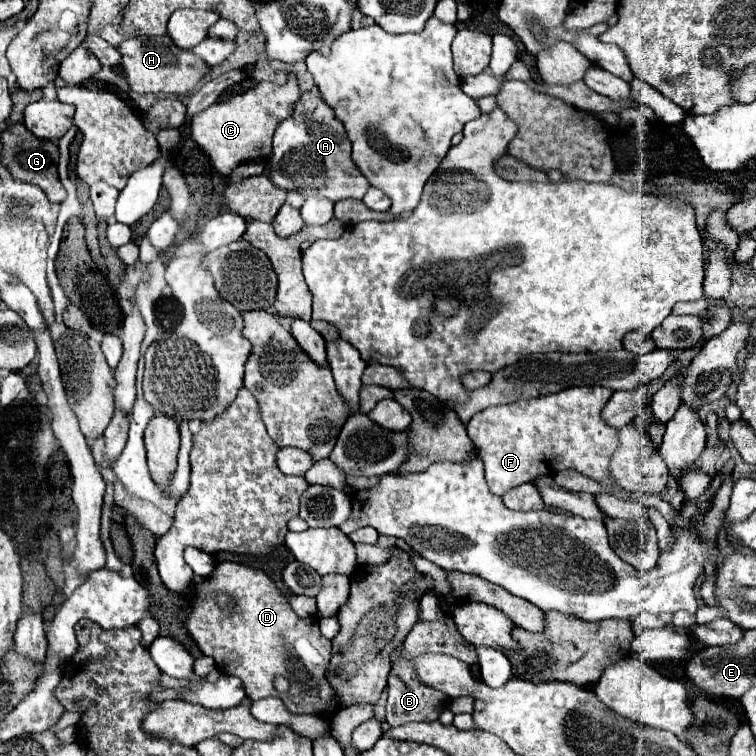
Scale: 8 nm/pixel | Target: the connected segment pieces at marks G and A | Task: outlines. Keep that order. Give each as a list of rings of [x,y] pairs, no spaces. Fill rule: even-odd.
[[[18,122],[18,124],[8,124],[4,128],[2,144],[4,144],[2,162],[6,164],[6,168],[10,168],[10,174],[16,180],[42,186],[46,196],[52,202],[62,202],[66,198],[66,190],[58,178],[58,146],[54,142],[36,138],[32,132],[26,130],[26,126],[22,122]]]
[[[304,92],[294,112],[274,132],[274,150],[270,156],[268,178],[282,190],[296,190],[308,196],[324,196],[332,202],[342,198],[362,198],[370,188],[350,158],[352,144],[344,124],[334,116],[334,110],[314,92]]]

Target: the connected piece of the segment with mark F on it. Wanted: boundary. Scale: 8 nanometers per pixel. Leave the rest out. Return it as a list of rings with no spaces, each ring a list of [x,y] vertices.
[[[574,386],[556,394],[522,398],[506,406],[492,406],[484,412],[478,412],[466,426],[468,436],[478,448],[478,458],[486,464],[486,482],[490,492],[496,496],[504,496],[512,488],[518,488],[520,484],[526,484],[536,476],[548,476],[562,470],[576,470],[598,484],[616,486],[610,476],[610,460],[618,448],[617,429],[608,426],[601,418],[602,408],[610,400],[610,396],[612,390],[602,386]]]

